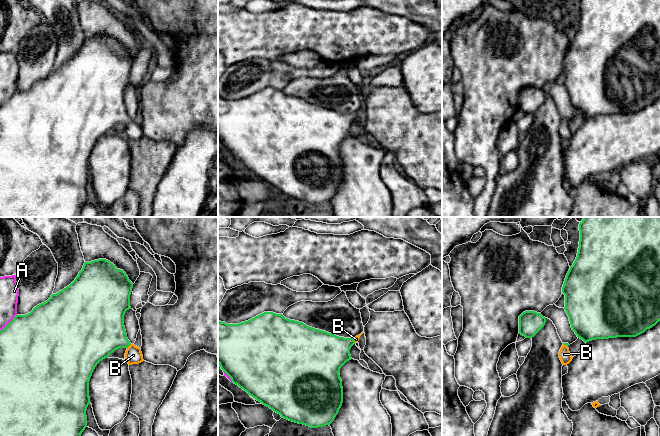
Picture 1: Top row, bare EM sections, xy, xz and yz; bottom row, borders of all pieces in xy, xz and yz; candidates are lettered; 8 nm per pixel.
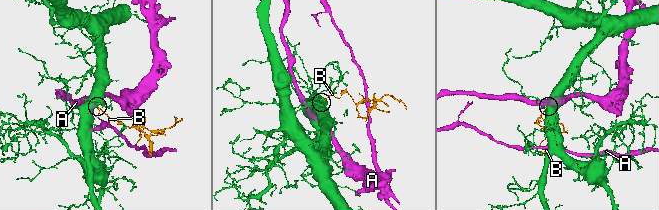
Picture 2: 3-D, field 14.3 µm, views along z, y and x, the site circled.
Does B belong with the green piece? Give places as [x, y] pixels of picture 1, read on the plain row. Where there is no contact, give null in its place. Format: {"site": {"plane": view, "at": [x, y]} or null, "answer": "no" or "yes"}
{"site": {"plane": "xy", "at": [129, 121]}, "answer": "yes"}

